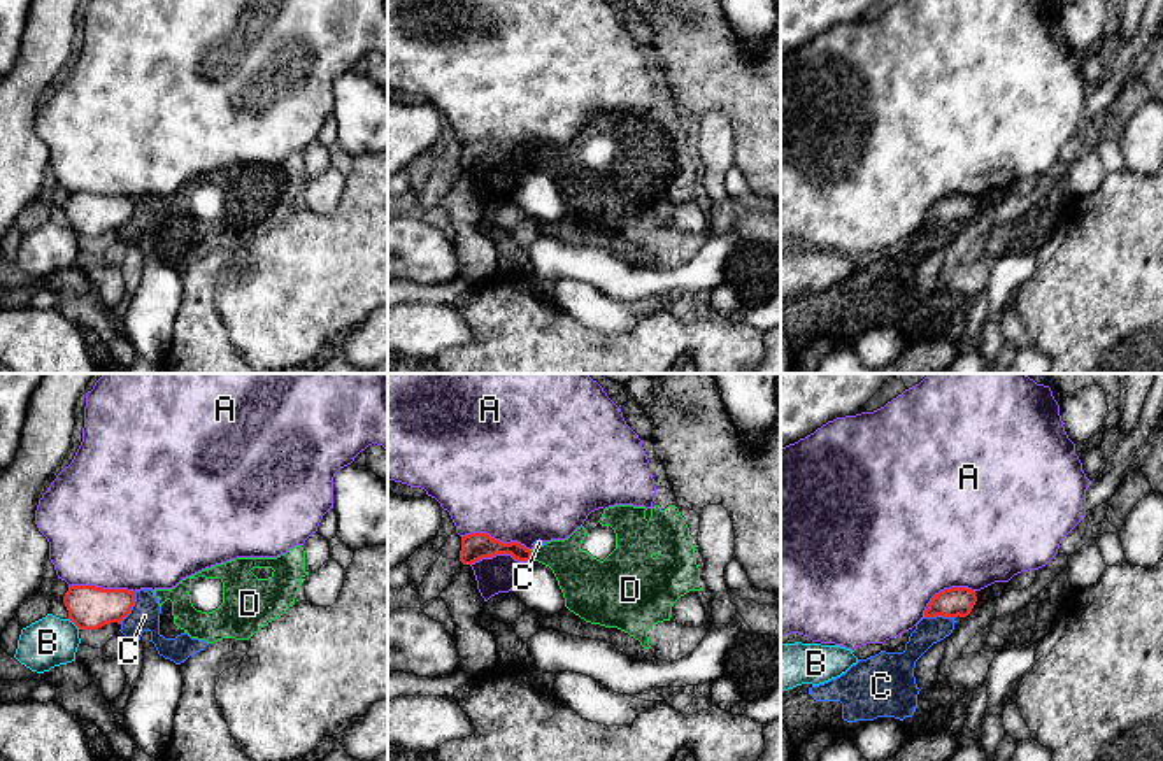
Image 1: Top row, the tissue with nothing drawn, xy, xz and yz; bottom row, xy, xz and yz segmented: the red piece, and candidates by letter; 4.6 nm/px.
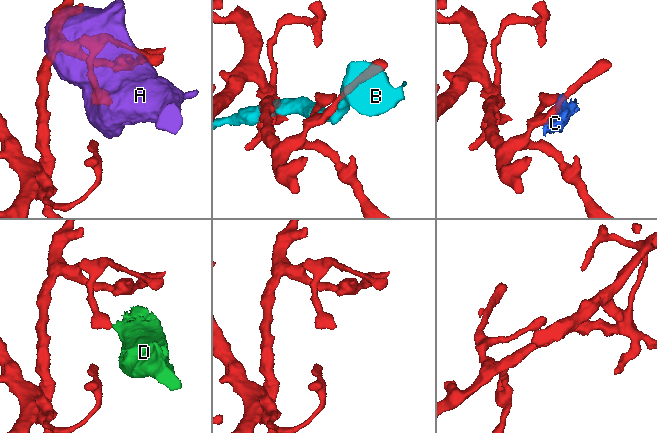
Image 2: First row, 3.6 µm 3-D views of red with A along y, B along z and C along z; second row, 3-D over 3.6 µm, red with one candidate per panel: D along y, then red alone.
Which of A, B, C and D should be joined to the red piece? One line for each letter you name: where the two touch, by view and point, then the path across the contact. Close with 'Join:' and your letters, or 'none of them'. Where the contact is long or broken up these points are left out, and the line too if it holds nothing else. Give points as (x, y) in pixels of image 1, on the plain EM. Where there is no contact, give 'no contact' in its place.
Join: none of them

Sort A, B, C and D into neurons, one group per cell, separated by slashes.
A / B / C D

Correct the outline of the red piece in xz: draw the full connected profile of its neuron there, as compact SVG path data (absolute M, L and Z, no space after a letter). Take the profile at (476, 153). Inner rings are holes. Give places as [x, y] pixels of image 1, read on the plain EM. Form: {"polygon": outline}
{"polygon": "M470 140L461 144L460 168L463 172L472 172L496 161L510 161L517 168L532 168L532 158L517 149L503 151L491 146L488 140Z"}

